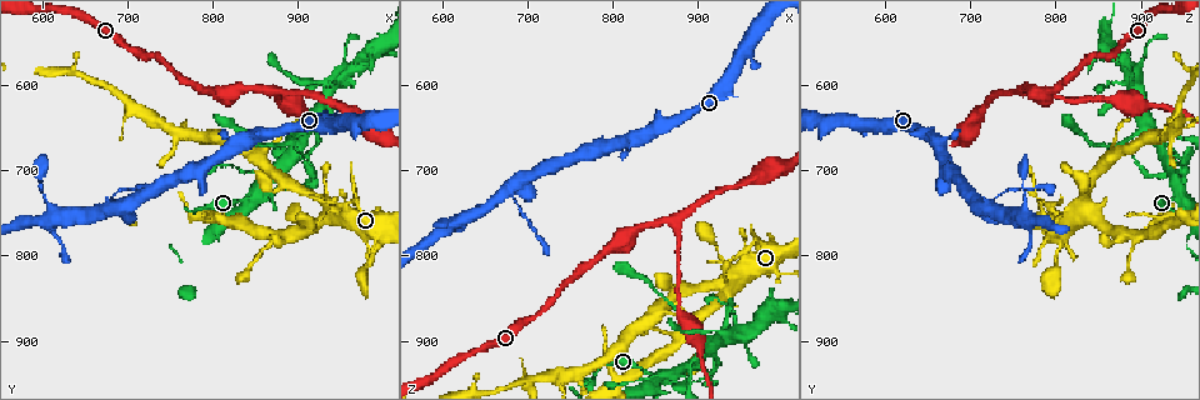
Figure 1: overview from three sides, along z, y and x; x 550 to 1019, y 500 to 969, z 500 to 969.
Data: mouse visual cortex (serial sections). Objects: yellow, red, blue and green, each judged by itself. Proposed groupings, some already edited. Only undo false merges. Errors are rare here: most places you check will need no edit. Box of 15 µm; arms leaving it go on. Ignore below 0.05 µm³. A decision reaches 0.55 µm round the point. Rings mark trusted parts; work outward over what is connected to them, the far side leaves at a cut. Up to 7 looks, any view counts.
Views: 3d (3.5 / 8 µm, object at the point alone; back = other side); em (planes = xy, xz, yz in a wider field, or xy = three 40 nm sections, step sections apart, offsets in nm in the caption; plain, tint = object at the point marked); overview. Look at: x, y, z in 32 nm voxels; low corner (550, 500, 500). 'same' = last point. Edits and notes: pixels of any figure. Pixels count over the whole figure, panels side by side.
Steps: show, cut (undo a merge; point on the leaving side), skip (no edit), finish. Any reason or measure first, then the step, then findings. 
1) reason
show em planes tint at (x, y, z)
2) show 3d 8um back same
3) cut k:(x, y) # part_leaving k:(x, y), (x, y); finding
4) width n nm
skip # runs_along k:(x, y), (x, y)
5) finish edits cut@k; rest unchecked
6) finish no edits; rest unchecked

a fork
show 3d 8um at (850, 730, 940)

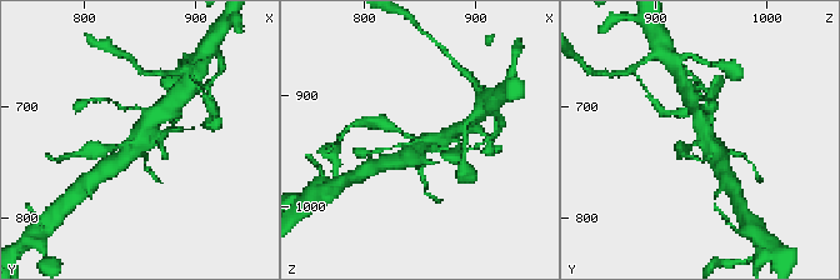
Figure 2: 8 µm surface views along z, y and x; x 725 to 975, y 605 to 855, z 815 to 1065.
zoom in
show 3d 3.5um at (850, 728, 944)

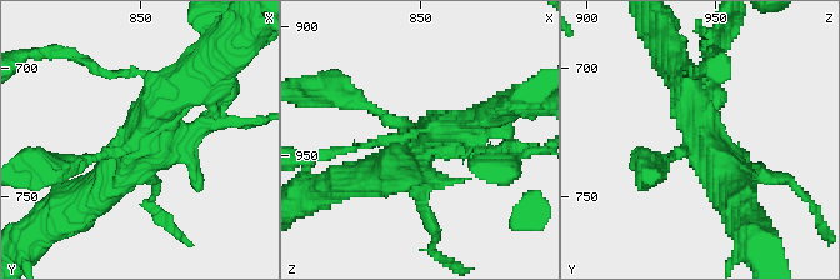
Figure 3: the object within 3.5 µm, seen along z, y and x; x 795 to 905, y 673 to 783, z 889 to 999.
show em xy step 3 tint at (849, 730, 943)

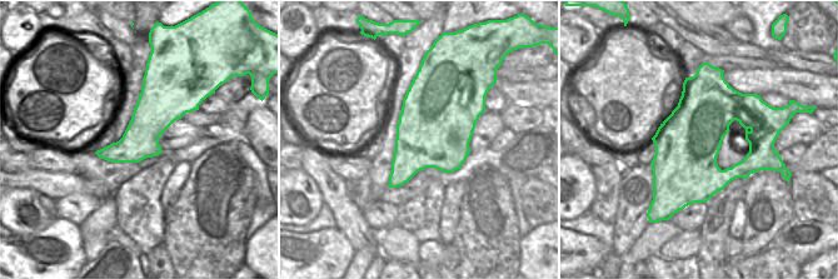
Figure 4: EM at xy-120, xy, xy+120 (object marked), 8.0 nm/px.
skip # runs_along 3:(73, 169), (134, 149), (188, 84); one cell here

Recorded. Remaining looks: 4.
abrupt turn
show 3d 8um at (920, 695, 935)

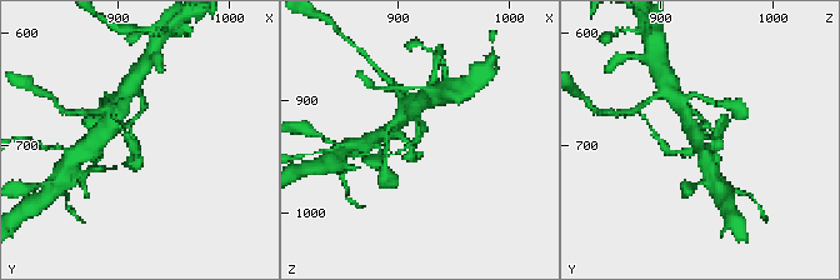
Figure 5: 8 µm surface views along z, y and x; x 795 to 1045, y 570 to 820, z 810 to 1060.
arms 3; arm_widths 150, 200, 400 nm
show em xy step 5 tint at (914, 694, 940)

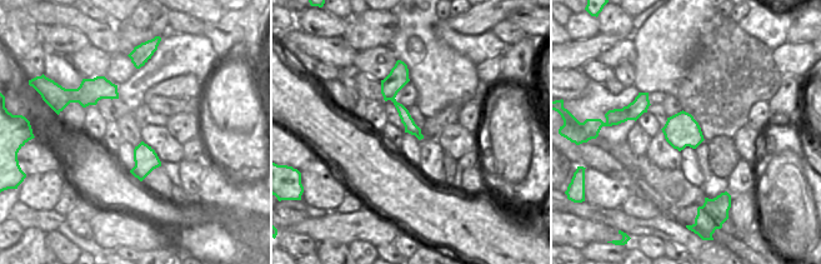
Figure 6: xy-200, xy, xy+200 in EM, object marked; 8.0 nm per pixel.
skip # runs_along 6:(401, 68), (393, 99), (417, 133); continuous, no second cell

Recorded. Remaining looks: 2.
thin arm on a thick one
show 3d 8um at (930, 600, 890)

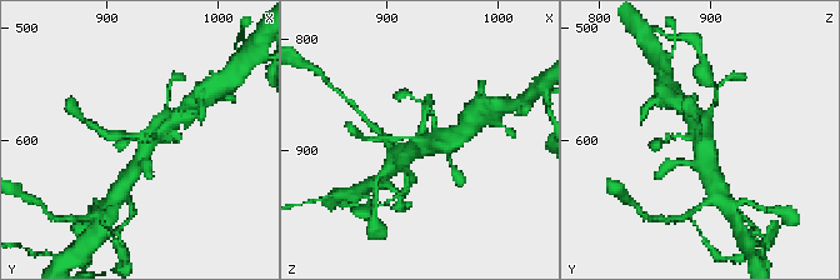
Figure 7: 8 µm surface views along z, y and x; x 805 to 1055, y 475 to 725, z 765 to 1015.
need the tissue
show em xy step 2 tint at (928, 598, 892)

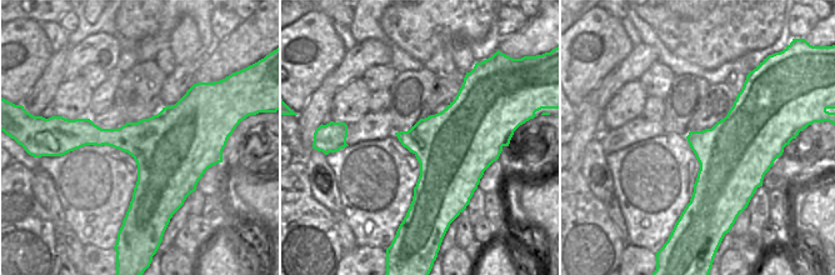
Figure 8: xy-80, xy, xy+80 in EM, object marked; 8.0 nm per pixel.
skip # continuous, no second cell

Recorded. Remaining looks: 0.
finish no edits; rest unchecked

